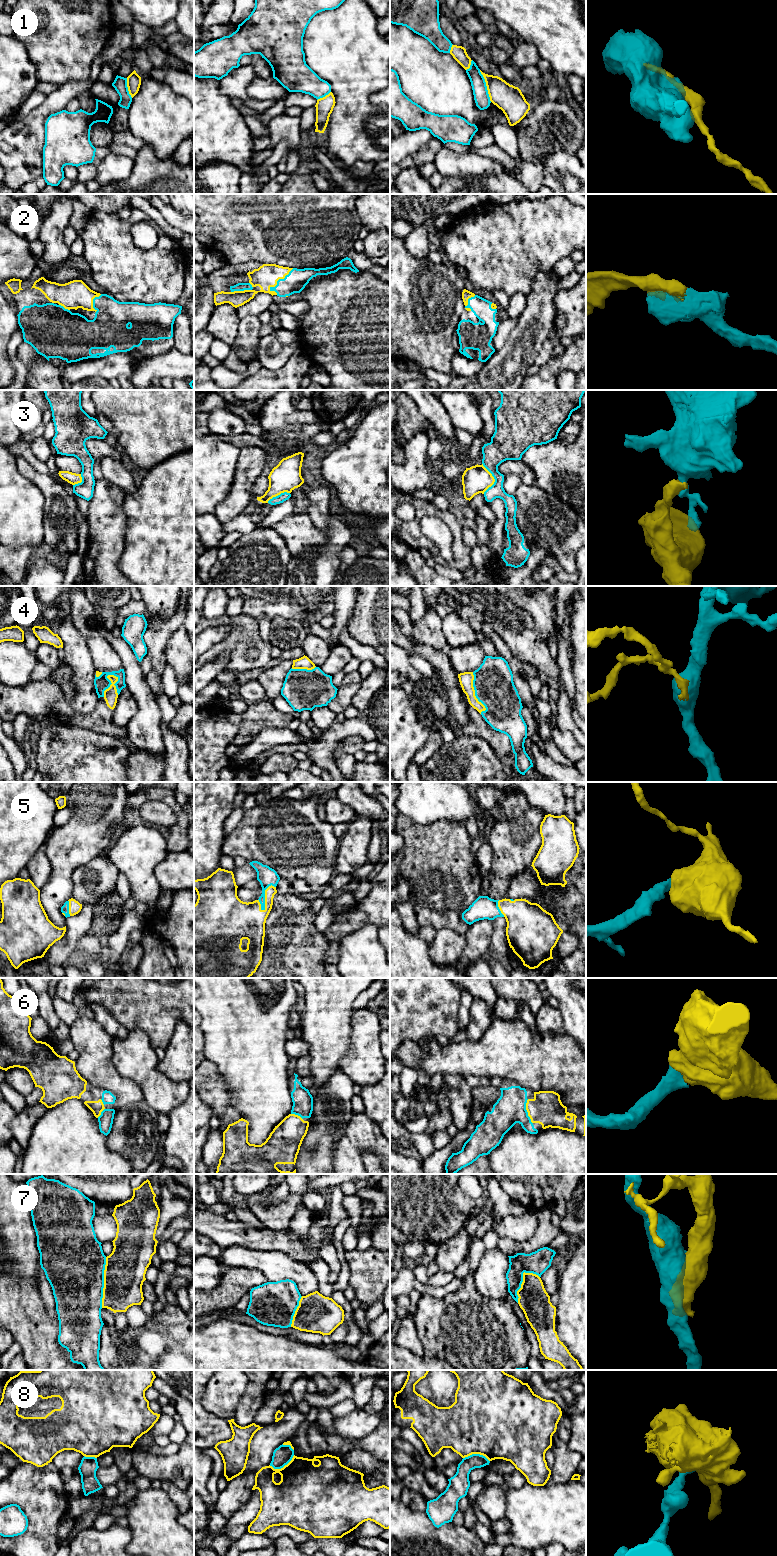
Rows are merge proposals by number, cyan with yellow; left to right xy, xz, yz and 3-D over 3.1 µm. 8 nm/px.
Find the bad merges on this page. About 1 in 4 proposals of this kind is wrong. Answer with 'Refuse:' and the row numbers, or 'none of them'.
Refuse: 1, 3, 7, 8

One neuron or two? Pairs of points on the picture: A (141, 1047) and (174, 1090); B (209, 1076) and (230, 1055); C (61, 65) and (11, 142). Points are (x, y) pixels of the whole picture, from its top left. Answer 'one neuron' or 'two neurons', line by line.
A: one neuron
B: two neurons
C: two neurons

